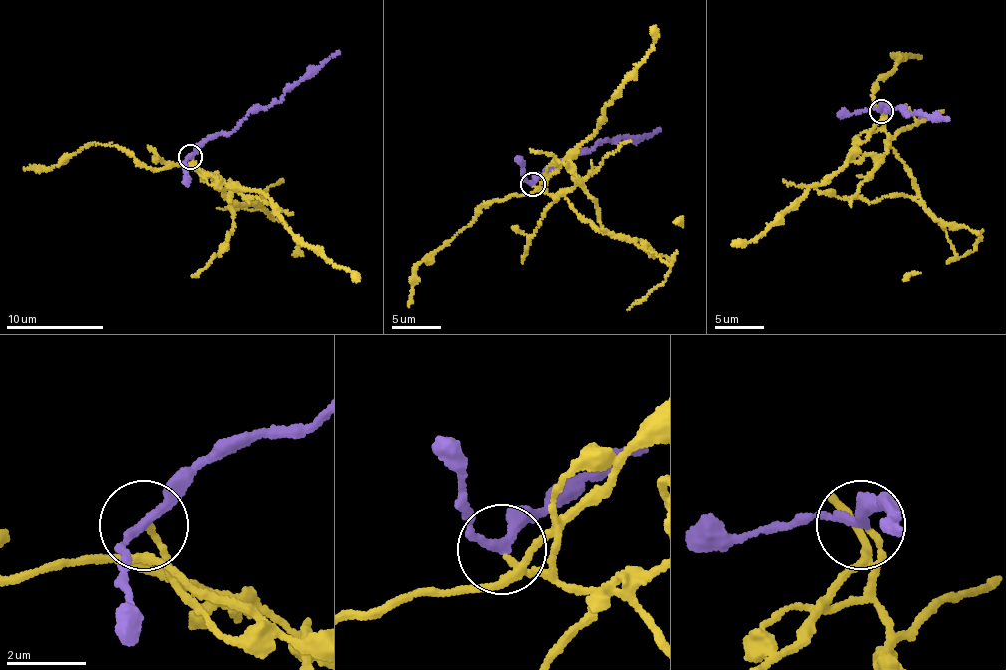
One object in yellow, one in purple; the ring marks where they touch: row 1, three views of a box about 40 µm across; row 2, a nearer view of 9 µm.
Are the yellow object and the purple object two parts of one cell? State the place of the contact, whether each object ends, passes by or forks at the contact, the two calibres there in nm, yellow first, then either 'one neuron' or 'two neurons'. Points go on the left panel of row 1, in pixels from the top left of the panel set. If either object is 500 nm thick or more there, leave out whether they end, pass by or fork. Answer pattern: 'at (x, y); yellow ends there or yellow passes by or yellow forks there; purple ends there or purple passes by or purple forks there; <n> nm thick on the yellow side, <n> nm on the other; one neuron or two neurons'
at (190, 156); yellow ends there; purple passes by; 150 nm thick on the yellow side, 220 nm on the other; two neurons

